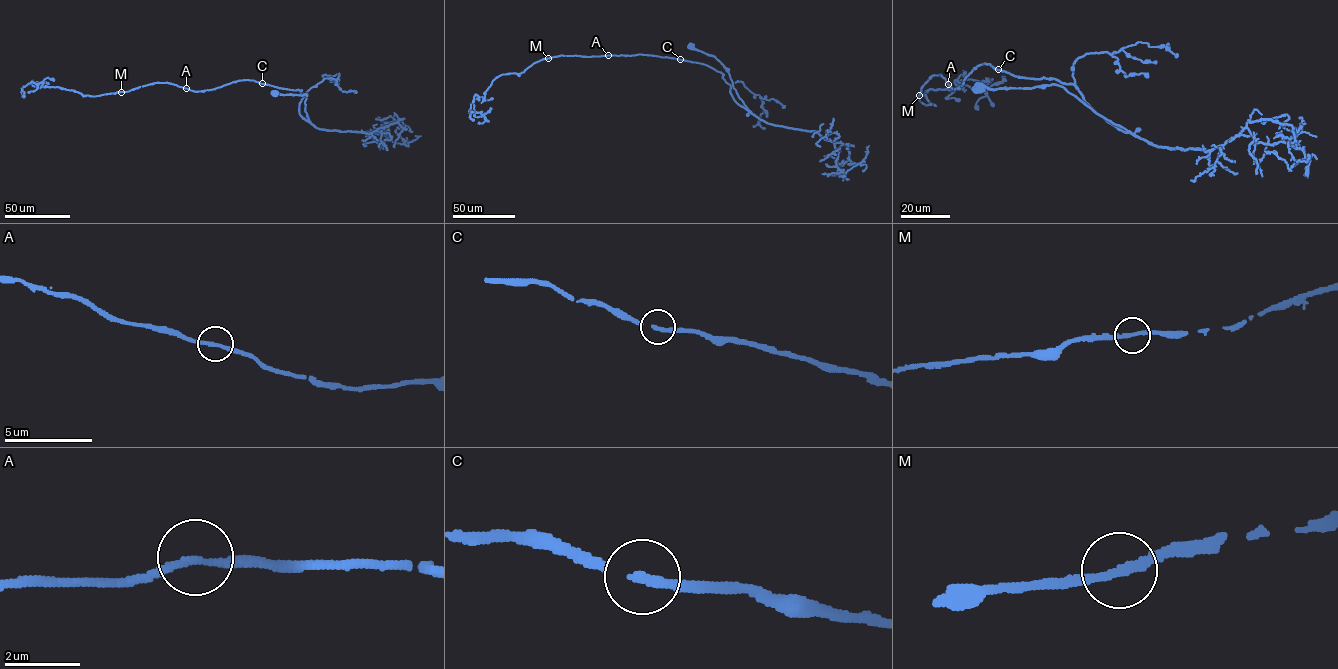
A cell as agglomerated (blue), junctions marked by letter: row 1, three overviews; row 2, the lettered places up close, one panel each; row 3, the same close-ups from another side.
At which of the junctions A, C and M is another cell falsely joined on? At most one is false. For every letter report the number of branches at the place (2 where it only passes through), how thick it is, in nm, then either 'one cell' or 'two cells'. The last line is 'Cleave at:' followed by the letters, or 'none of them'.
A: branches 2; calibre 180 nm; one cell
C: branches 2; calibre 190 nm; one cell
M: branches 2; calibre 200 nm; one cell
Cleave at: none of them

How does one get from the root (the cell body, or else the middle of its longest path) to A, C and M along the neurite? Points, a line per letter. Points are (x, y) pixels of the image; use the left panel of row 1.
A: (274, 93), (306, 94), (310, 122), (299, 113), (304, 95), (299, 89), (250, 80), (203, 91), (186, 88)
C: (274, 93), (306, 94), (305, 109), (310, 122), (299, 113), (304, 95), (301, 90), (262, 83)
M: (274, 93), (306, 94), (310, 122), (299, 113), (301, 90), (253, 80), (197, 91), (154, 82), (121, 92)

